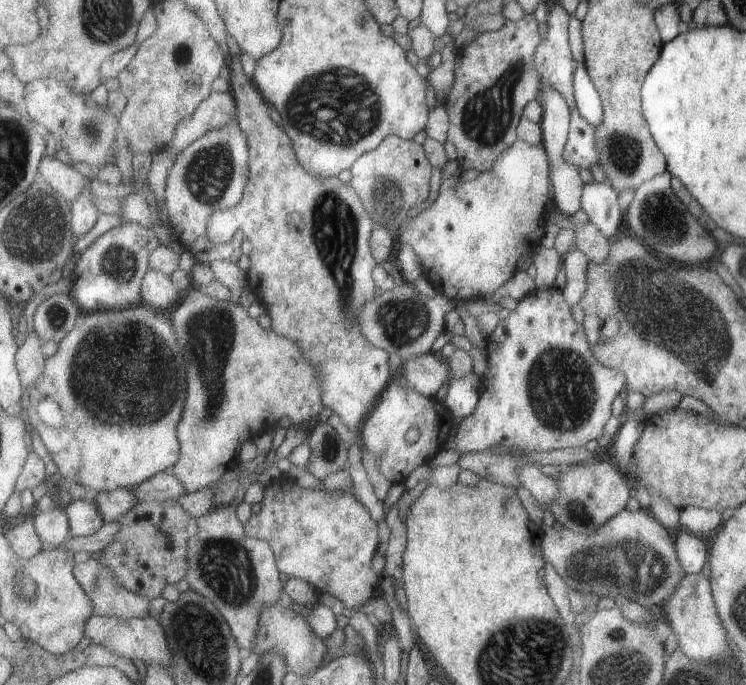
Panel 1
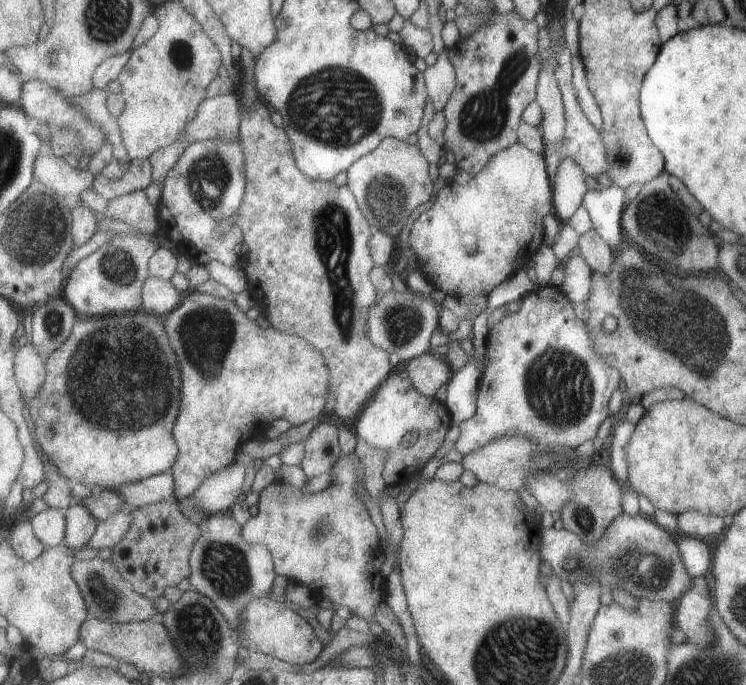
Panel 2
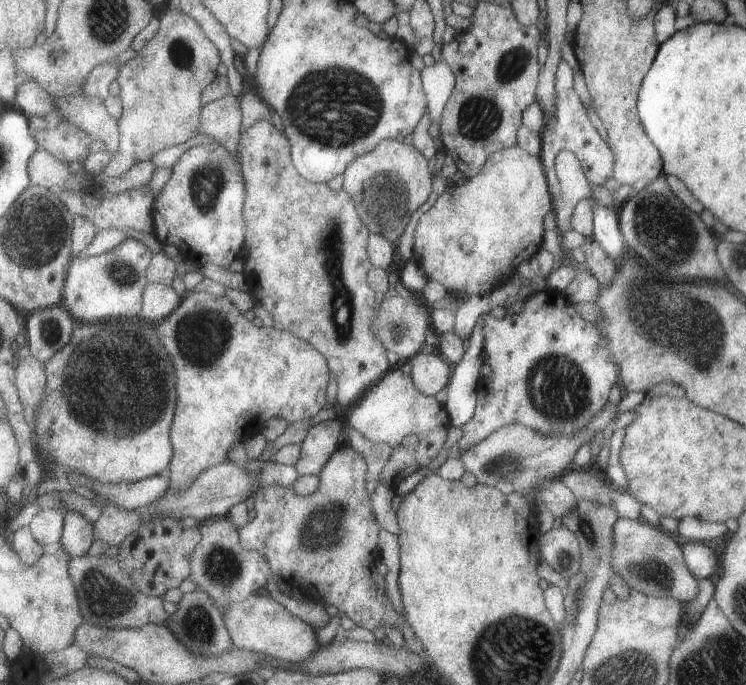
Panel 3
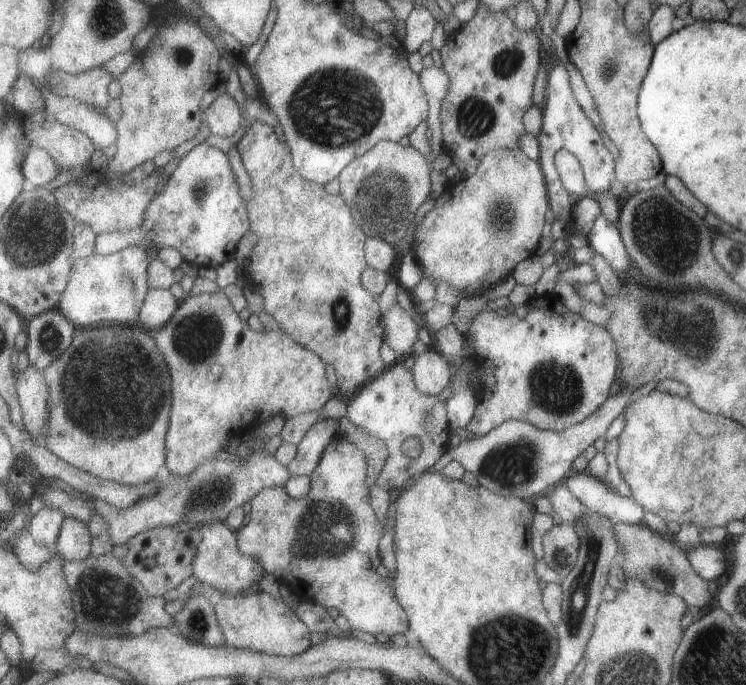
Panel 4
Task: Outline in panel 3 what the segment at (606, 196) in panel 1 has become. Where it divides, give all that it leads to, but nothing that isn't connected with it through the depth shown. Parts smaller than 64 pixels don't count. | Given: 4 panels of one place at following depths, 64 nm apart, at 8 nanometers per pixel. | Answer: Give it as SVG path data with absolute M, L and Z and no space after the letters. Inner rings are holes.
M619 186L617 190L611 192L611 200L613 206L605 206L593 198L589 198L593 202L593 240L599 244L599 248L603 248L605 254L609 254L613 258L613 264L621 264L621 258L627 256L627 248L625 248L625 240L619 232L619 212L621 206L629 200L631 196L631 186Z

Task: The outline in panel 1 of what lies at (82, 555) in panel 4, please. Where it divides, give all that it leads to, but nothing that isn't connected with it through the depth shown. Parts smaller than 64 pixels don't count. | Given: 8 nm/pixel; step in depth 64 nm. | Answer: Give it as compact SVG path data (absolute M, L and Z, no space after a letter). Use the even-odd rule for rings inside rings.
M79 500L79 502L73 502L67 510L69 510L73 538L93 536L101 532L101 528L107 524L105 516L101 516L101 510L97 508L95 502Z

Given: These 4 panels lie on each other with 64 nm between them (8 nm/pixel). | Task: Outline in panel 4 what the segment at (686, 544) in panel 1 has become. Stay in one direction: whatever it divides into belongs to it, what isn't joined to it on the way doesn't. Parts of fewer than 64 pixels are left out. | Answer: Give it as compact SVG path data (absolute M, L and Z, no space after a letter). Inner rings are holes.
M693 546L685 550L685 558L691 564L693 572L707 580L719 580L725 576L727 568L727 558L723 550L717 550L713 546Z

